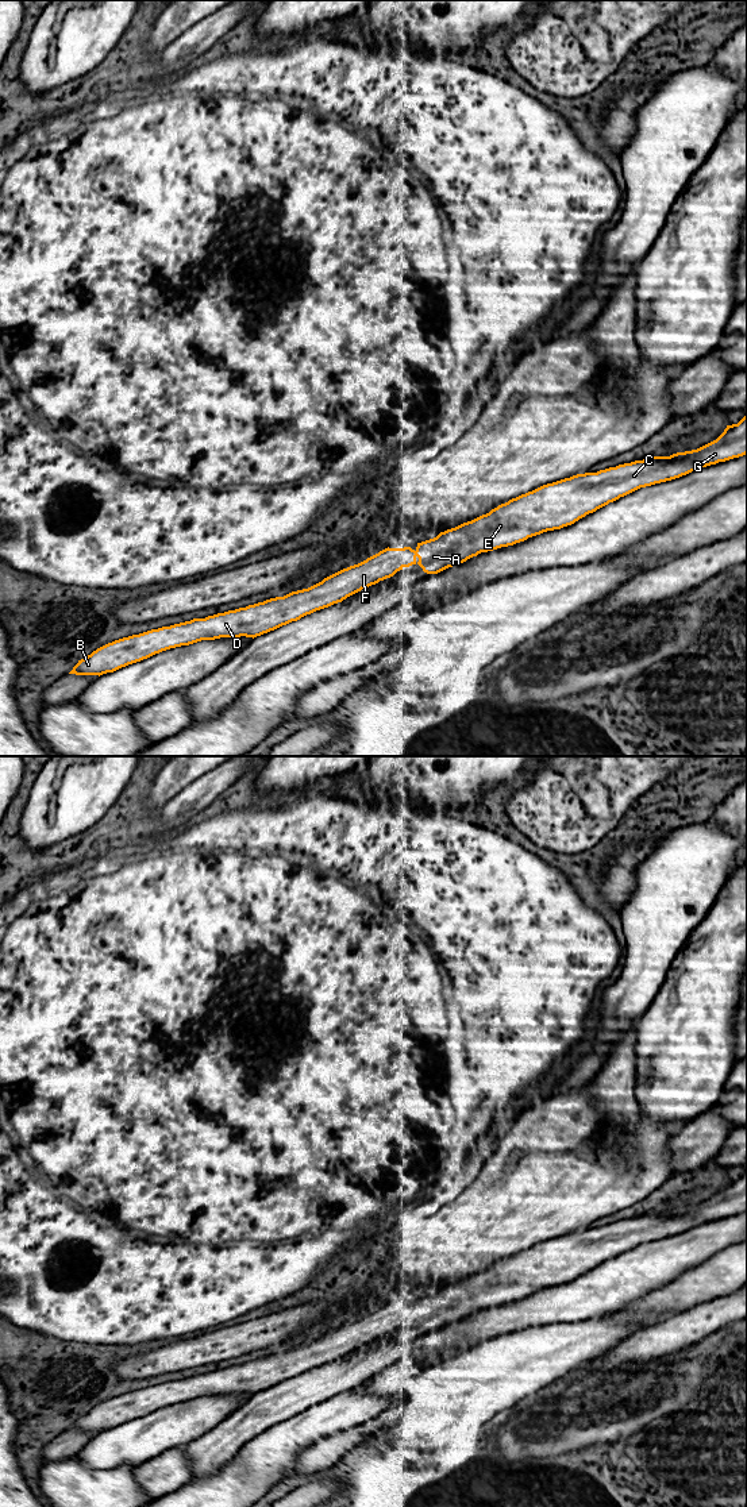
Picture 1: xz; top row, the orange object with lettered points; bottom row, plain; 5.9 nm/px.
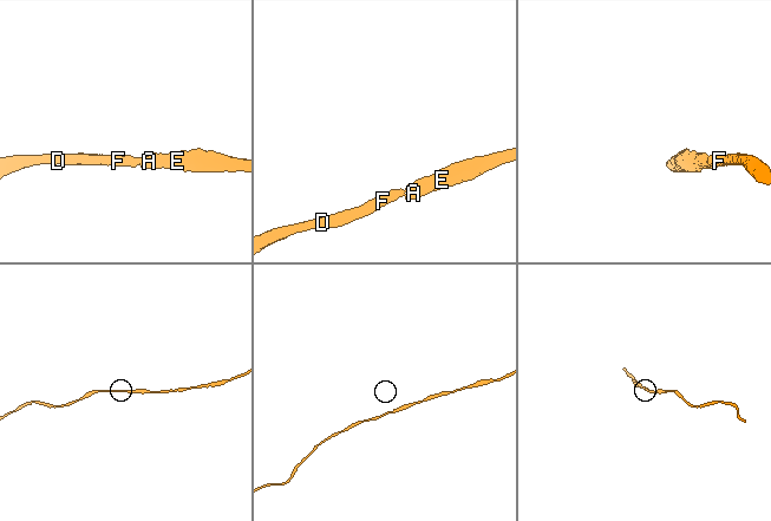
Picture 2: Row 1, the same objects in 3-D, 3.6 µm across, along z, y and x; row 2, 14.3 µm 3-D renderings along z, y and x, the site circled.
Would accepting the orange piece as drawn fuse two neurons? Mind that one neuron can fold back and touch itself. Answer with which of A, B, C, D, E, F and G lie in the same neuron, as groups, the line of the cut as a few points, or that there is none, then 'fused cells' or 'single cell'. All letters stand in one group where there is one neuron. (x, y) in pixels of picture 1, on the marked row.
A B C D E F G; no cut; single cell

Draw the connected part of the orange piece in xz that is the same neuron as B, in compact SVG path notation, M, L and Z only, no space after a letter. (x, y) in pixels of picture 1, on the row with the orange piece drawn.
M747 415L738 423L727 425L724 432L713 442L692 451L677 452L670 456L650 456L643 460L619 465L597 473L577 474L552 483L543 485L532 492L521 494L498 505L489 513L455 528L440 532L436 537L417 543L417 547L385 548L366 560L343 569L321 582L303 590L292 591L284 597L276 597L190 621L151 629L108 643L86 658L78 660L69 674L103 675L113 672L128 664L147 659L162 651L189 645L201 640L220 637L257 637L274 631L316 610L342 602L347 597L393 577L397 571L412 564L419 564L427 574L438 574L448 567L461 564L481 552L513 546L528 537L547 531L571 525L579 519L597 509L624 497L640 487L671 481L702 467L739 458L747 454Z

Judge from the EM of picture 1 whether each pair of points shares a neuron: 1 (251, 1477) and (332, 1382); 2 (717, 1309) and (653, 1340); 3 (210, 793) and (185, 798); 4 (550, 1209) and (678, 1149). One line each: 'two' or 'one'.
1: two
2: one
3: one
4: two

